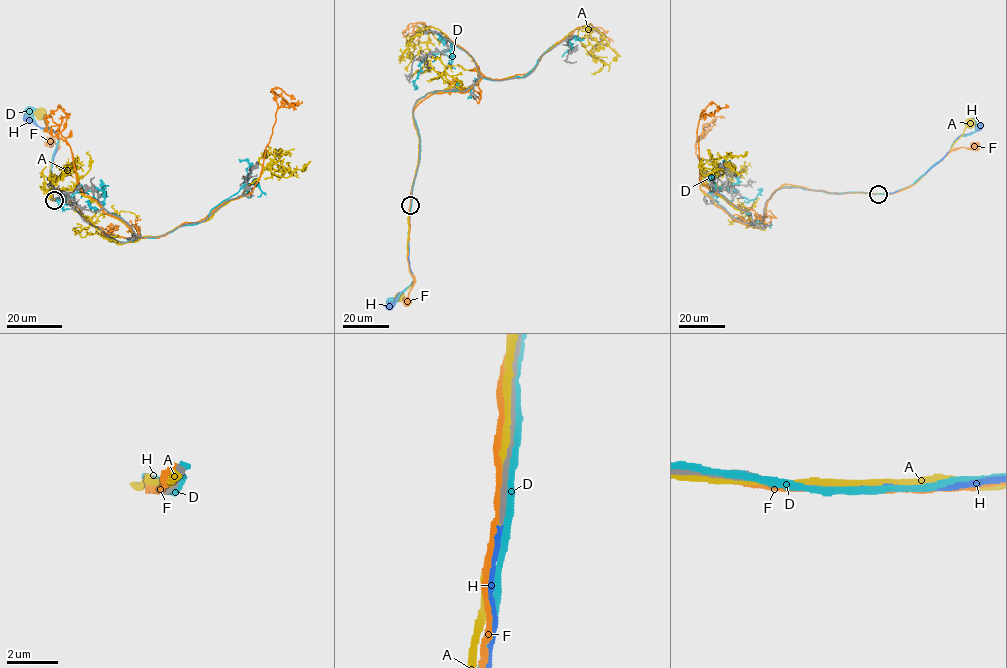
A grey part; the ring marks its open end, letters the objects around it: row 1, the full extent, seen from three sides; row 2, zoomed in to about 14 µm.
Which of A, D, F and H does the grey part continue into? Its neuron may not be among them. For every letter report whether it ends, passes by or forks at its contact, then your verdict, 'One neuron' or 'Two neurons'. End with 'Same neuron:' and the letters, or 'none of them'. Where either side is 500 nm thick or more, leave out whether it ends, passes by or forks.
A: It passes by. Two neurons
D: It passes by. Two neurons
F: It passes by. Two neurons
H: It ends there. One neuron
Same neuron: H

